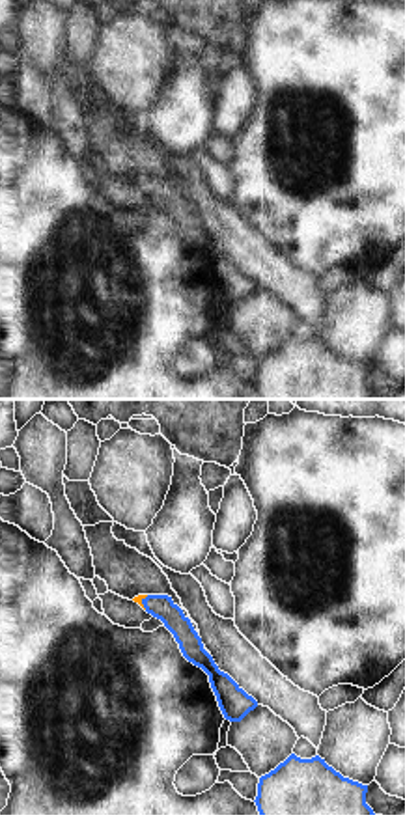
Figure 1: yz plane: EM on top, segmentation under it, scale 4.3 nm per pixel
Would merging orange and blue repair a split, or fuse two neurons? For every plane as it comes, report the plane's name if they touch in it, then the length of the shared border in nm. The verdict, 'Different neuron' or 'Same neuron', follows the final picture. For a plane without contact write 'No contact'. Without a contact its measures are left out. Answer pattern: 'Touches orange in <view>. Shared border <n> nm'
Touches orange in yz. Shared border 70 nm

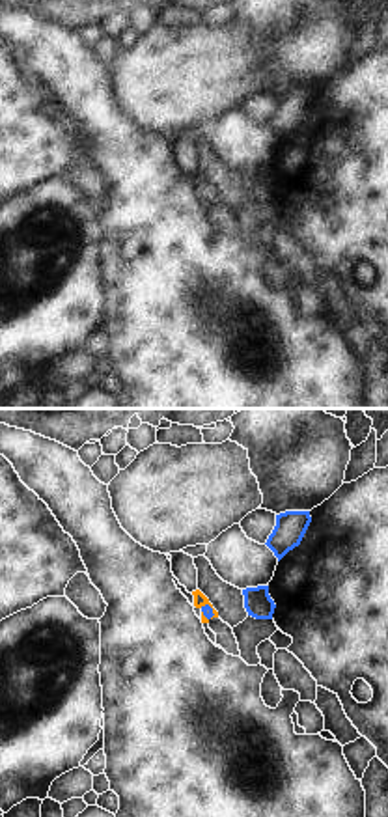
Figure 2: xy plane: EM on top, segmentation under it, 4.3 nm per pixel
Touches orange in xy. Shared border 80 nm

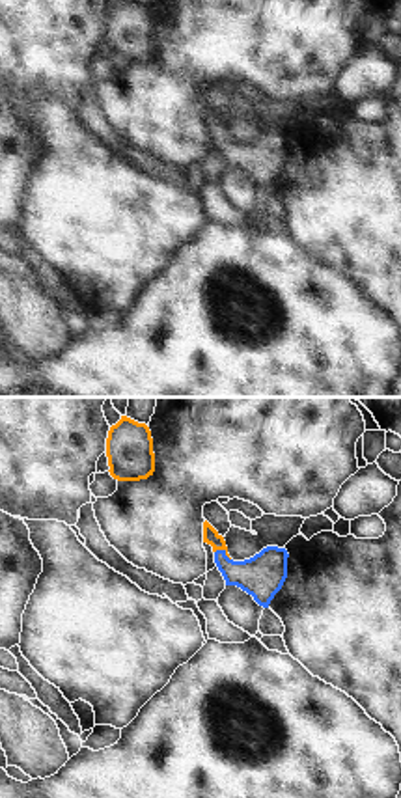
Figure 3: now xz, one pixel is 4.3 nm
Touches orange in xz. Shared border 80 nm

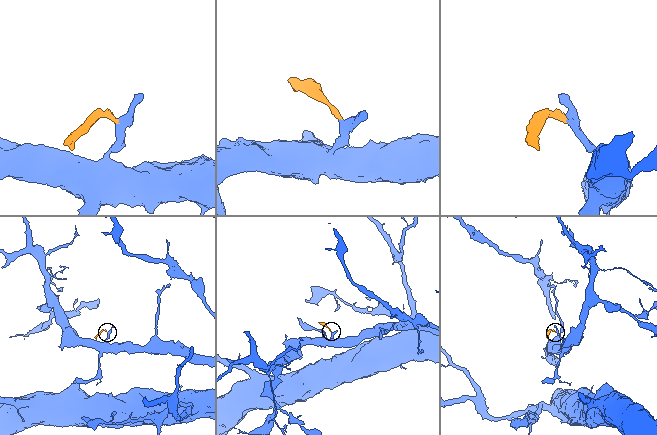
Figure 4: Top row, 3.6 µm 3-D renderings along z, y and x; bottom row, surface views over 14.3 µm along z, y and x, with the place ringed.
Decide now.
Same neuron

